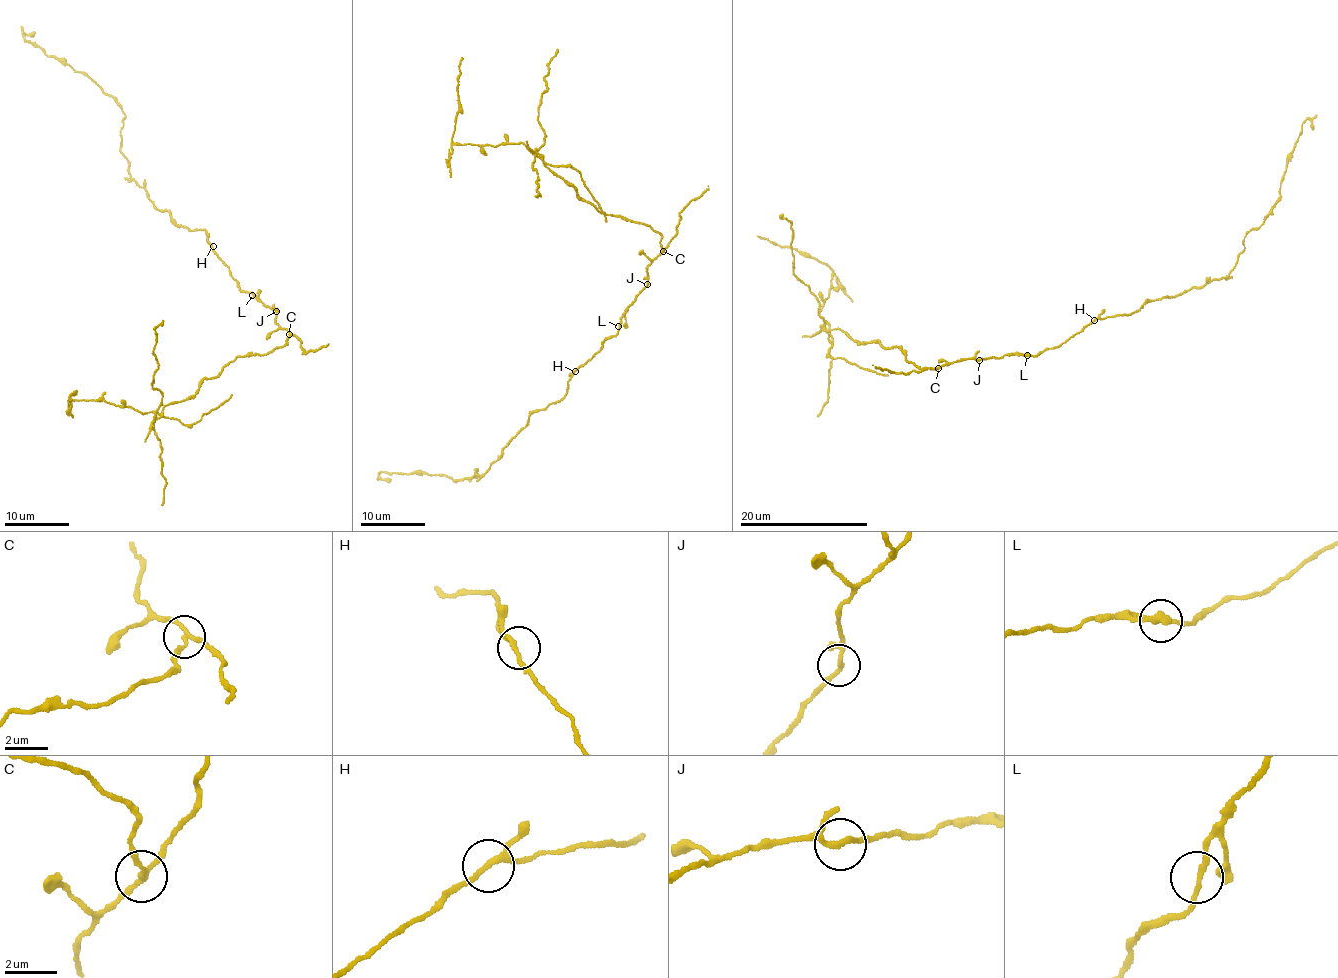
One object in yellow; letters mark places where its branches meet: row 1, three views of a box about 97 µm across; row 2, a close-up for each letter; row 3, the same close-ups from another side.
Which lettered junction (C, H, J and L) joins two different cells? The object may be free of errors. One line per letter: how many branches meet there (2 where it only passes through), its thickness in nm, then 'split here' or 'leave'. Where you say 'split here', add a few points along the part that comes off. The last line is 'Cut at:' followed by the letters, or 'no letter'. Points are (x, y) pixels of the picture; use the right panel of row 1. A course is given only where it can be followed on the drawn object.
C: branches 3; calibre 170 nm; split here; course (938, 368), (916, 366), (901, 345), (861, 343), (830, 328), (820, 314), (833, 273), (827, 265), (756, 235)
H: branches 3; calibre 180 nm; leave
J: branches 3; calibre 160 nm; leave
L: branches 2; calibre 190 nm; leave
Cut at: C

